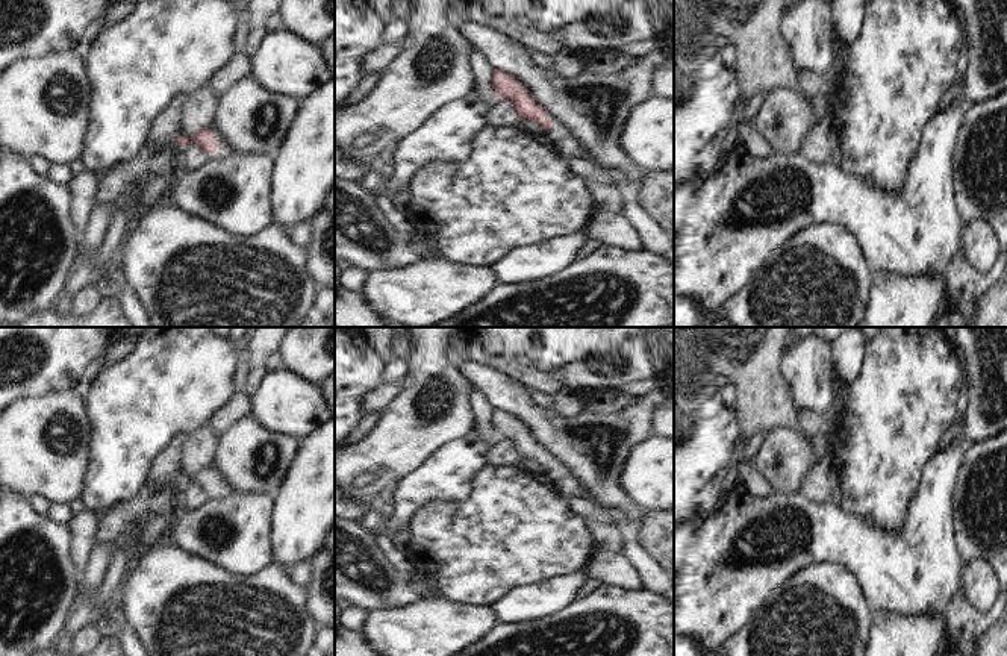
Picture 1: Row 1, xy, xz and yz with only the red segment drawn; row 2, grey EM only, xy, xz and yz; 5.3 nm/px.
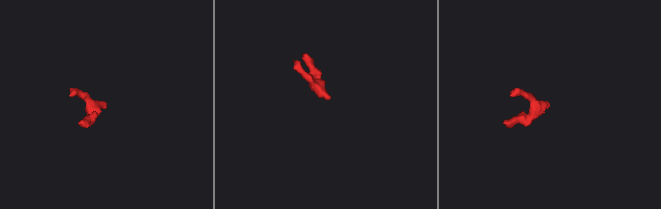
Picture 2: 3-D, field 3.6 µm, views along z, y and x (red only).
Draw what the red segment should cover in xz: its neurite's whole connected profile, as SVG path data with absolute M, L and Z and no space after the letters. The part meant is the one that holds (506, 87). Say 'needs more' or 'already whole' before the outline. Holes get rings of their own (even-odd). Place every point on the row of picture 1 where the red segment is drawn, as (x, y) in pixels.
needs more; M492 70L492 88L498 98L509 98L513 103L519 120L535 120L547 130L542 138L545 144L565 158L586 158L586 152L574 141L572 135L568 130L557 129L547 112L530 97L528 91L515 77L500 70Z

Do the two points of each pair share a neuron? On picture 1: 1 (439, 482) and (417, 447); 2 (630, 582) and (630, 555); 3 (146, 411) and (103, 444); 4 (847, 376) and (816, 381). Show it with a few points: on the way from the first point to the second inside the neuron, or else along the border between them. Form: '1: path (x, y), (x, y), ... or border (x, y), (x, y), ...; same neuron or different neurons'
1: border (455, 440), (438, 447), (397, 482); different neurons
2: border (620, 555), (630, 565), (642, 588); different neurons
3: path (135, 421), (114, 443); same neuron
4: border (830, 344), (830, 359), (838, 384); different neurons

